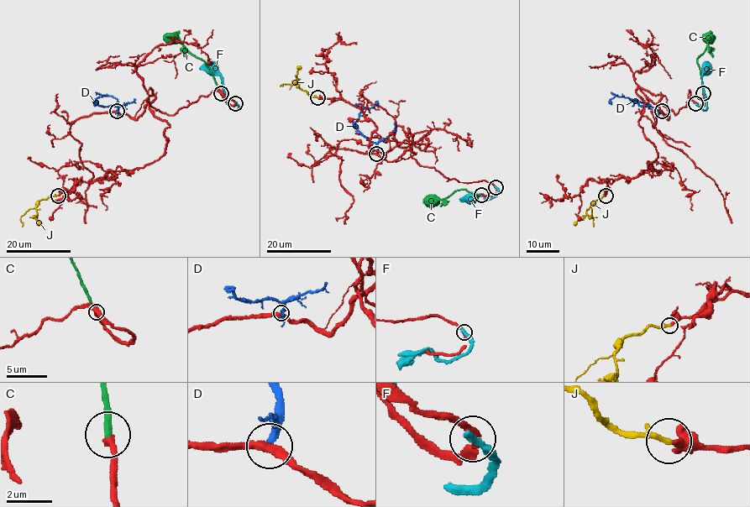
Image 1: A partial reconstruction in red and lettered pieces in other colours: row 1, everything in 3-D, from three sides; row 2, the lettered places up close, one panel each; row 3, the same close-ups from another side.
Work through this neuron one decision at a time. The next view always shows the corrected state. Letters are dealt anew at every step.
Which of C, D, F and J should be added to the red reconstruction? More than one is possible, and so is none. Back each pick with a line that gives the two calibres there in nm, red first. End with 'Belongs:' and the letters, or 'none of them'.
C: 320/280 nm
J: 300/180 nm
Belongs: C, J

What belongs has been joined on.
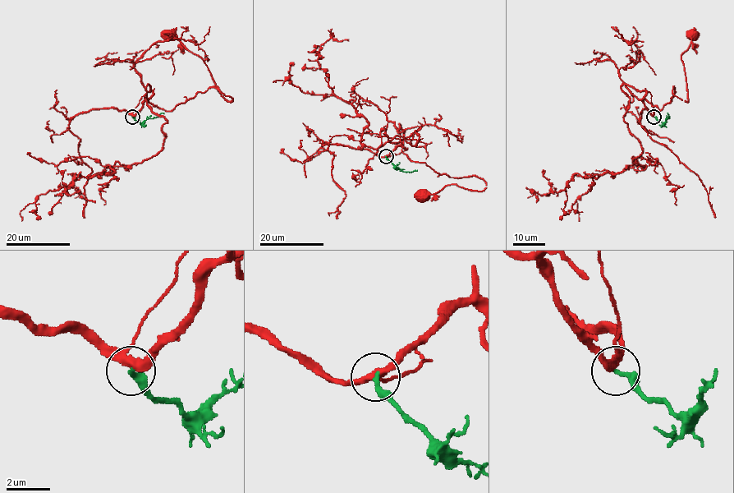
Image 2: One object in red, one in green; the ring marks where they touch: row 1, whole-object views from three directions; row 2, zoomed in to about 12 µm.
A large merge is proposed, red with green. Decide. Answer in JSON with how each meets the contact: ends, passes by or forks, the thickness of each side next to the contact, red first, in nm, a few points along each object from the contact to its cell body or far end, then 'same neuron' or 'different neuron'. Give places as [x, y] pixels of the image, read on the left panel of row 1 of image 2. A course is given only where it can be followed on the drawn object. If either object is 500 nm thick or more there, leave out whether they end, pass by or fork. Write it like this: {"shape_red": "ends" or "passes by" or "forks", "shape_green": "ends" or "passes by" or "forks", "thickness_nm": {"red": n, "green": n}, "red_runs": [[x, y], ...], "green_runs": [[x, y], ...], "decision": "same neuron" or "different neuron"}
{"shape_red": "forks", "shape_green": "ends", "thickness_nm": {"red": 280, "green": 240}, "red_runs": [[133, 116], [148, 99], [172, 110], [211, 87], [232, 100], [220, 94], [199, 57], [168, 33]], "green_runs": [[133, 116], [143, 122], [163, 112]], "decision": "different neuron"}

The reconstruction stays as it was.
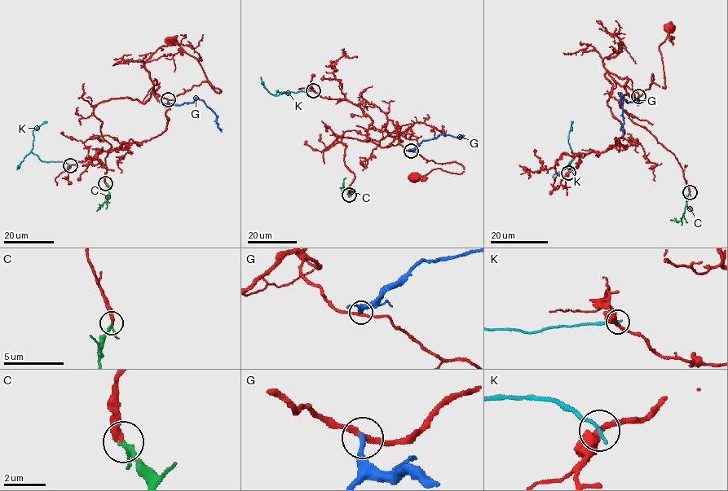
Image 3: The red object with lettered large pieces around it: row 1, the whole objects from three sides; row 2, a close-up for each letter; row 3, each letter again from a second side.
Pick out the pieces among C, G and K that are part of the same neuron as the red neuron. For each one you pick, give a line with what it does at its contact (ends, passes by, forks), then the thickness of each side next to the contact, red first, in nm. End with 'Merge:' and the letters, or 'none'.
C: it passes by | 320/160 nm
Merge: C

